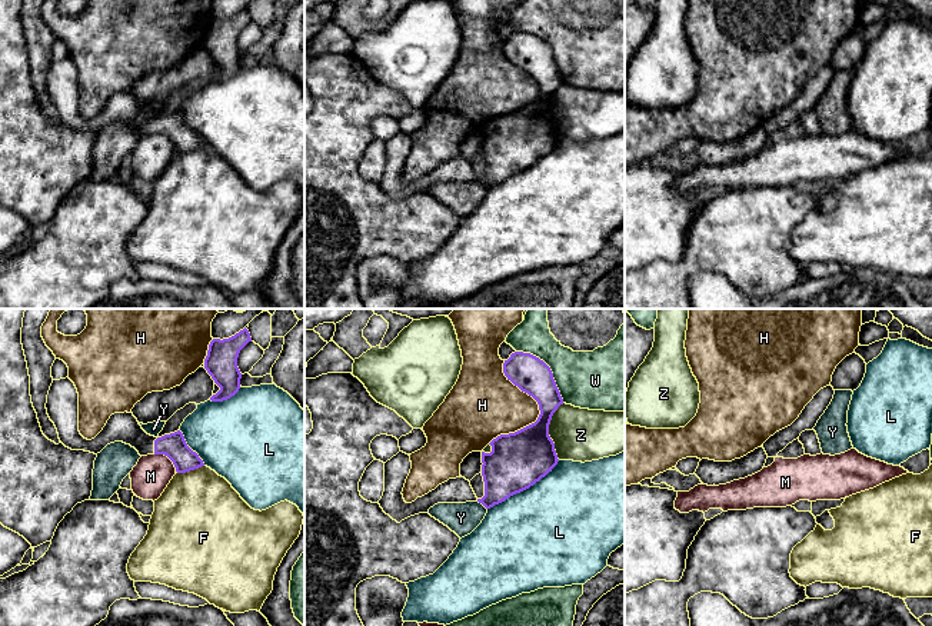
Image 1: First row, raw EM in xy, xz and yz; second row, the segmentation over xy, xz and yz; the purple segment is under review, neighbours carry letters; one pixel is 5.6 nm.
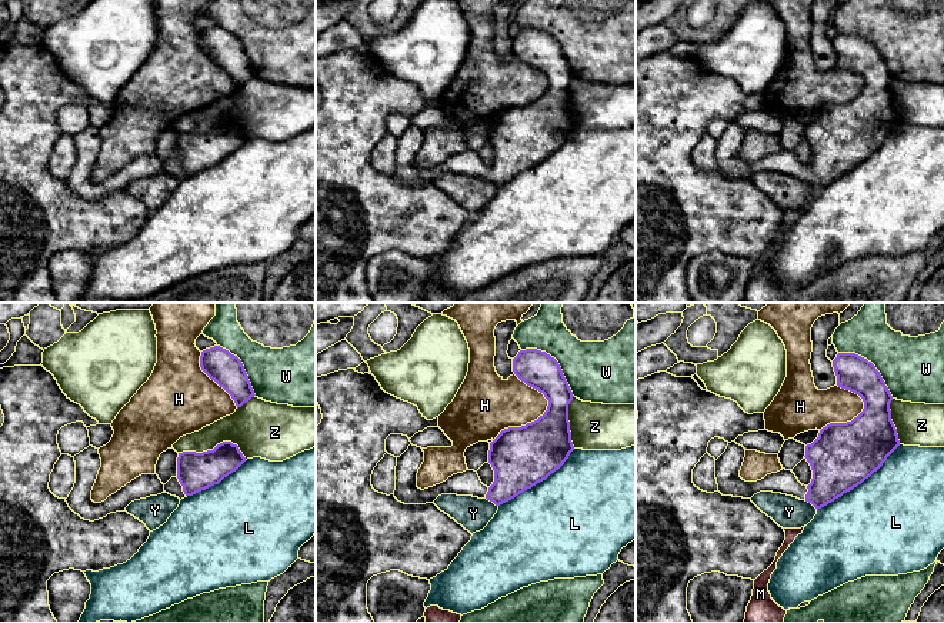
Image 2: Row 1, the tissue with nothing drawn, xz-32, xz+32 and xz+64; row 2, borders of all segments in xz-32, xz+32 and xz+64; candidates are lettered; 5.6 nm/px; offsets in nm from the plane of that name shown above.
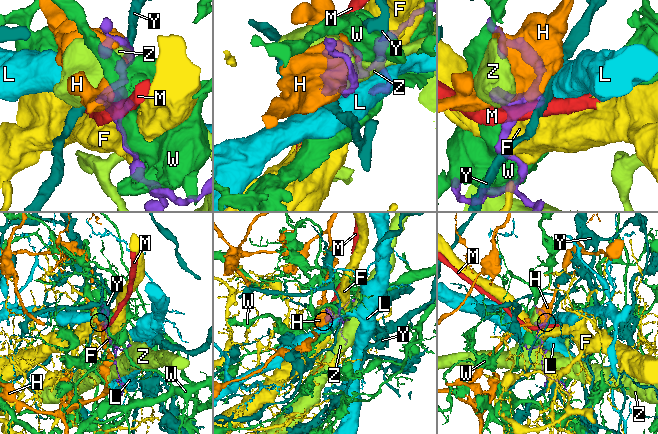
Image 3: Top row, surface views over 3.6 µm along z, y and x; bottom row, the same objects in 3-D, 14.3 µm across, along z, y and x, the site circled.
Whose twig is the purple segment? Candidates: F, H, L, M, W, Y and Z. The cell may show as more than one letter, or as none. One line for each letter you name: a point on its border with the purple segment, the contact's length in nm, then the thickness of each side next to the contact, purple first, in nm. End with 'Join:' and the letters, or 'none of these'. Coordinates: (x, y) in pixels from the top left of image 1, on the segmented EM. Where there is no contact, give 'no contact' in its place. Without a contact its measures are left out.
Join: none of these

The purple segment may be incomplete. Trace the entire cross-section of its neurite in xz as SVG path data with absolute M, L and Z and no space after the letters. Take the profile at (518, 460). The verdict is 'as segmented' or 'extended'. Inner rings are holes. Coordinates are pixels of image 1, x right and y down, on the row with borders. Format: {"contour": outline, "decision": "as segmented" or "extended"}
{"contour": "M515 352L505 360L503 373L537 402L540 414L535 423L493 439L490 453L482 452L485 496L477 502L486 509L529 489L559 462L549 424L563 399L550 367L530 353Z", "decision": "as segmented"}

